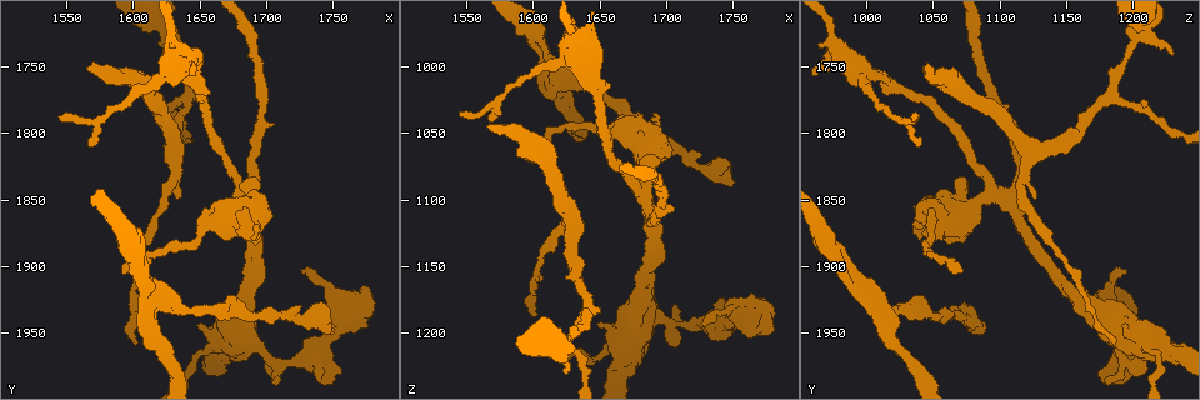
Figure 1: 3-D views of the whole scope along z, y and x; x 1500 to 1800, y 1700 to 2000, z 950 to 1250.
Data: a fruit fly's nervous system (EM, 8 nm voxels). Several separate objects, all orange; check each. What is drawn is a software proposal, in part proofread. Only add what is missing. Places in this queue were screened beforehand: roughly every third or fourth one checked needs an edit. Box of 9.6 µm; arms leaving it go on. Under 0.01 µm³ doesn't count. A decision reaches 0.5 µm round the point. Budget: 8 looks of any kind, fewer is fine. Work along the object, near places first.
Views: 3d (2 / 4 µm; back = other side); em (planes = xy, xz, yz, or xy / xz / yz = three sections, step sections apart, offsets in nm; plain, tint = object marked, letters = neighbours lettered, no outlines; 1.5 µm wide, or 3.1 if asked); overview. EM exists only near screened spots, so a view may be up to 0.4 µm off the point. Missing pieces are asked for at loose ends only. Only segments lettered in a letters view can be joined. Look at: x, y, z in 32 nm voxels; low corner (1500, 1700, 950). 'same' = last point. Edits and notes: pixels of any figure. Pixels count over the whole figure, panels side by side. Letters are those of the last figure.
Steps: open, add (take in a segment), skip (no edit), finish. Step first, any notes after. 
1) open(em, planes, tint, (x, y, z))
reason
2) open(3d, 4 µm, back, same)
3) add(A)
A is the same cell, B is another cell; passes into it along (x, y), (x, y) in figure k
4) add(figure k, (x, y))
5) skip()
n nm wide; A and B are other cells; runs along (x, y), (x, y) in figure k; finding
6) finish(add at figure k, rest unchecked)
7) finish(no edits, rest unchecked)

open(em, planes, letters, (1708, 1986, 1180))
branch stops here

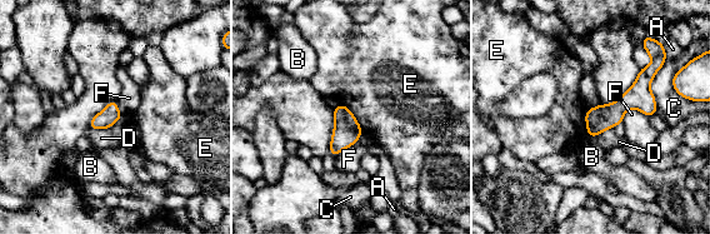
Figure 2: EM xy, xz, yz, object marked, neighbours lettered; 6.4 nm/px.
skip()
100 nm wide; A, B, C, D, E and F are other cells; border along (340, 103), (351, 113), (363, 130) in figure 2; no lettered segment goes on from it

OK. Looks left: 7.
open(3d, 4 µm, back, (1728, 1904, 1196))
thin end

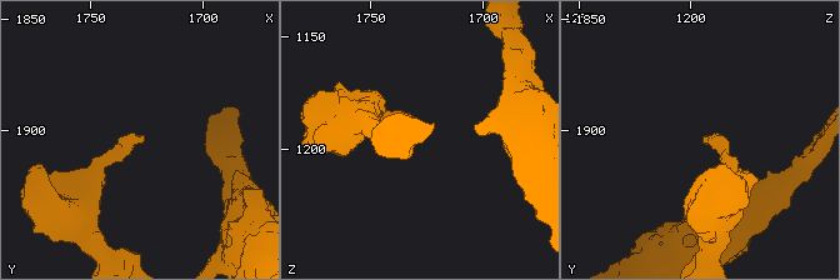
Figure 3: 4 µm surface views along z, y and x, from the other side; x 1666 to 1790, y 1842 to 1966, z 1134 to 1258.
open(em, planes, tint, (1730, 1903, 1195))
shape alone is not enough

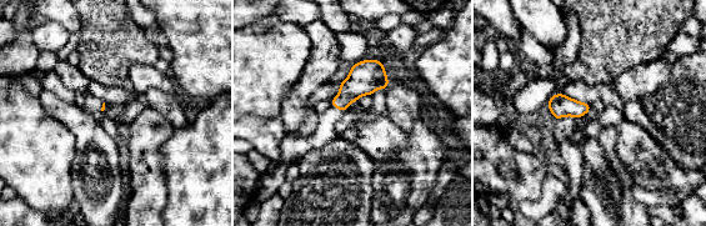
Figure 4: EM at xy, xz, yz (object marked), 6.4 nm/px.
open(em, planes, letters, same)

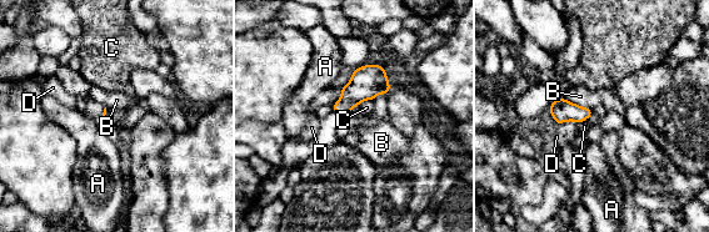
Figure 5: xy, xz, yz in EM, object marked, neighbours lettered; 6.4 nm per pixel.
skip()
A, B, C and D are other cells; border along (559, 96), (592, 110) in figure 5; no lettered segment goes on from it

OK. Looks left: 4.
open(em, xz, step 4, tint, (1750, 1944, 1086))
end of a long branch

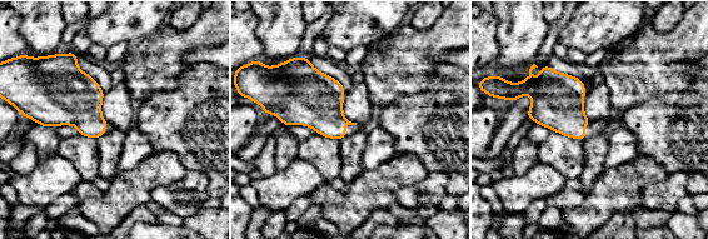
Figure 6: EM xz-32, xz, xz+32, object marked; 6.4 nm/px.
open(em, yz, step 4, letters, same)
cut it another way

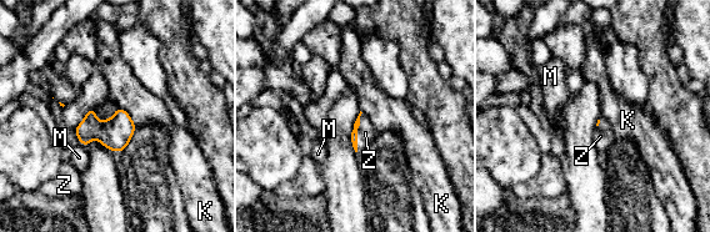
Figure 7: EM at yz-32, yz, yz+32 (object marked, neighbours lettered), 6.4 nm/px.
add(Z)
Z is the same cell, K and M are other cells; passes into it along (354, 134), (356, 132), (365, 132) in figure 7; the neuron continues

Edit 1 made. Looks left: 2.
finish(add at figure 7, rest unchecked)

